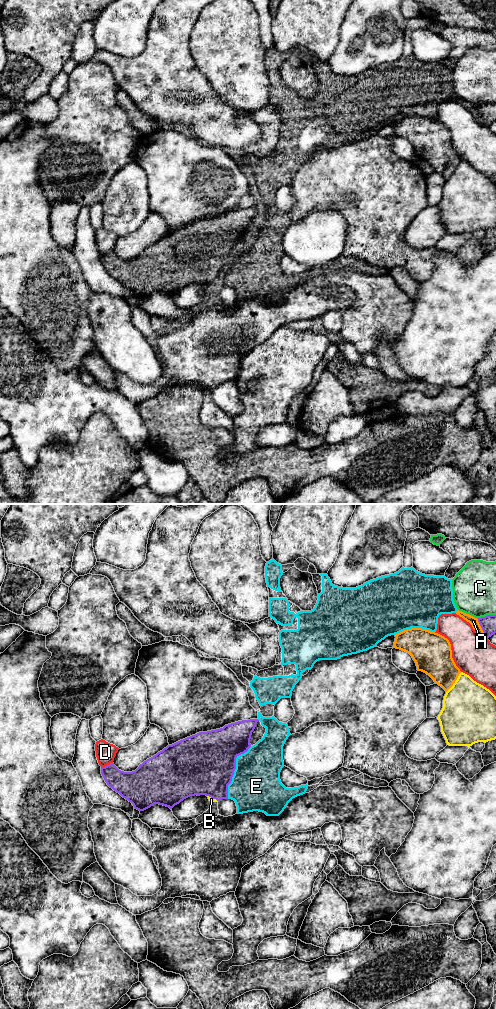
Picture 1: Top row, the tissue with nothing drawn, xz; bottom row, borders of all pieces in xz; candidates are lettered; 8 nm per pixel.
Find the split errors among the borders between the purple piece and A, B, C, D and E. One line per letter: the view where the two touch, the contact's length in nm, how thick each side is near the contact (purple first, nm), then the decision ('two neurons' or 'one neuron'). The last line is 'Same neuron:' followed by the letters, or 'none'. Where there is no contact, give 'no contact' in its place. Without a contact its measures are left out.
A: contact in xz; length 160 nm; calibres 130 and 70 nm; two neurons
B: contact in xz; length 100 nm; calibres 440 and 30 nm; two neurons
C: contact in xz; length 160 nm; calibres 130 and 360 nm; two neurons
D: contact in xz; length 110 nm; calibres 220 and 160 nm; two neurons
E: contact in xz; length 460 nm; calibres 500 and 400 nm; two neurons
Same neuron: none

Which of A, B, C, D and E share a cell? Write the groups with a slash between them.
A / B / C / D / E

